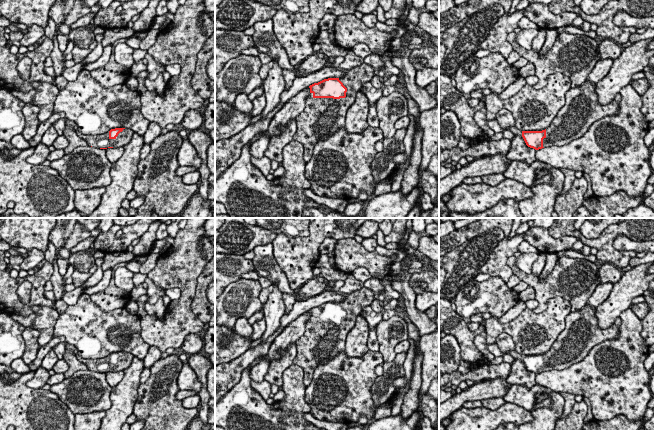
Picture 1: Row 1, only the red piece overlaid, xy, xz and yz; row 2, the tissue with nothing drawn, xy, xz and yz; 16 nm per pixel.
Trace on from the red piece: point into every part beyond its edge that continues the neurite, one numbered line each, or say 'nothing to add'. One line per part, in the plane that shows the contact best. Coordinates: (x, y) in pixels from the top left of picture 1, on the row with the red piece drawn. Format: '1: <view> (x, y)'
1: xz (322, 117)

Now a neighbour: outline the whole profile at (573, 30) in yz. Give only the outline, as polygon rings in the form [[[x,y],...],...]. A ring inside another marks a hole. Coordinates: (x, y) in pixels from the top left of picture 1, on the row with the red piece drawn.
[[[570,25],[570,33],[586,35],[593,39],[595,39],[597,37],[596,31],[594,31],[594,30],[583,31],[581,28],[575,27],[573,25]]]

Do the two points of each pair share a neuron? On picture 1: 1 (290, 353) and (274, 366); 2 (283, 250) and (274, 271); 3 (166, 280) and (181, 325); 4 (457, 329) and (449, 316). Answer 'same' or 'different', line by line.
1: same
2: different
3: same
4: same

